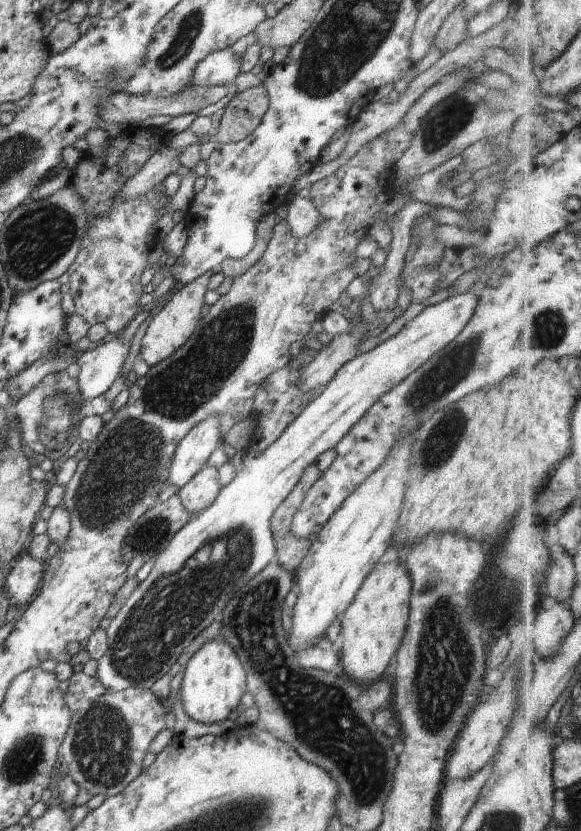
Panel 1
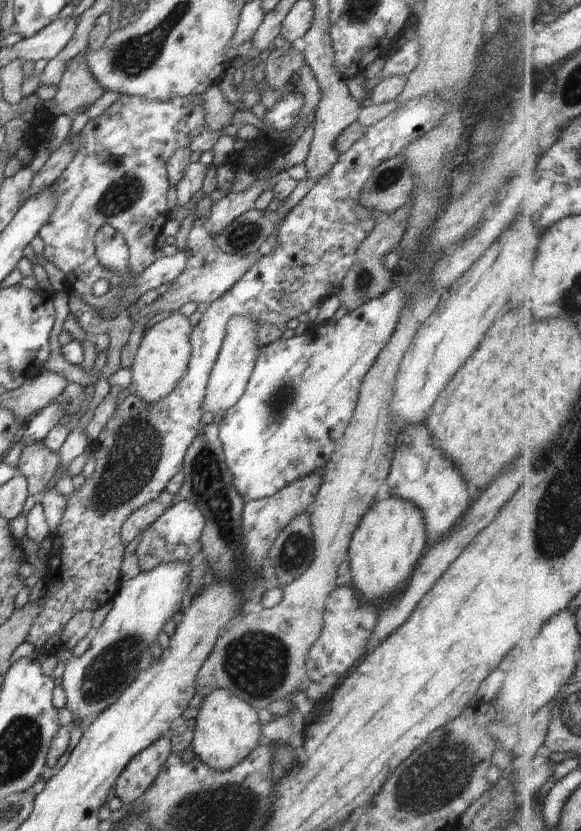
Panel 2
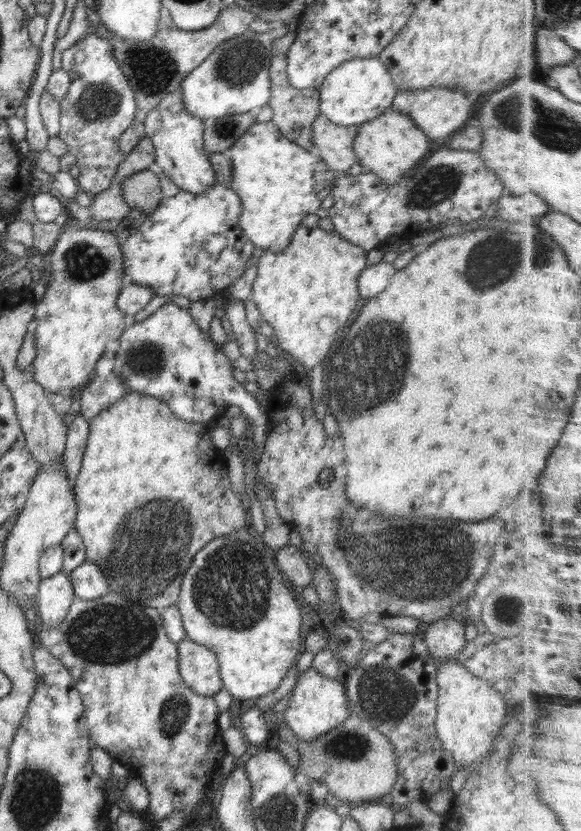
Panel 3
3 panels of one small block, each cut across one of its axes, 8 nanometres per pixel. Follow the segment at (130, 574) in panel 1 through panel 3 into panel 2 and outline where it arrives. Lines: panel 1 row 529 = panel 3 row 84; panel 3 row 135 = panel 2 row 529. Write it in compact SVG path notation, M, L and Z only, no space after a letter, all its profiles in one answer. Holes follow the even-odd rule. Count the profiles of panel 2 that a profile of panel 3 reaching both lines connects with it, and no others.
M165 489L156 500L152 500L143 508L137 509L123 525L121 540L126 546L143 533L158 519L163 516L175 504L175 496Z

